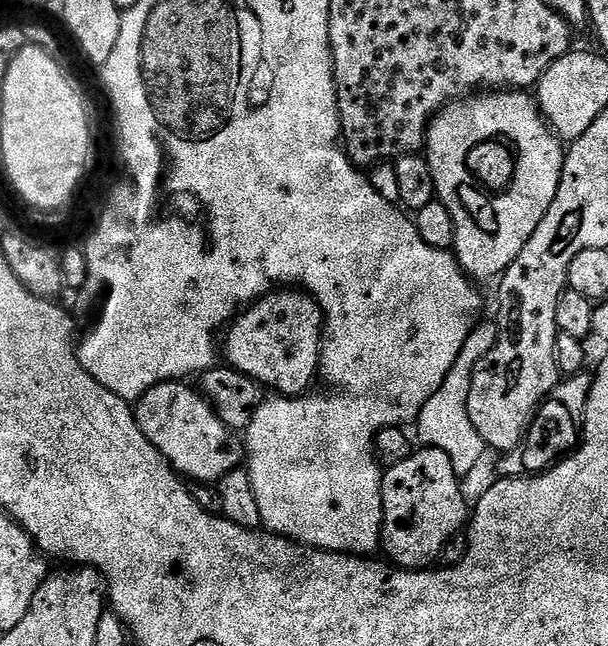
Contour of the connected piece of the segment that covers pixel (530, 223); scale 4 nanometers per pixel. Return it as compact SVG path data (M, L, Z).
M484 90L479 94L469 94L463 98L451 100L433 116L428 123L426 137L426 159L430 166L430 174L434 178L436 199L442 201L446 210L450 210L450 218L454 222L454 255L461 268L468 273L473 281L488 280L499 277L522 254L522 246L530 242L530 234L538 230L538 222L546 218L546 210L550 210L550 202L558 194L558 182L564 169L565 145L559 136L548 127L548 122L540 113L540 106L527 91L524 90Z

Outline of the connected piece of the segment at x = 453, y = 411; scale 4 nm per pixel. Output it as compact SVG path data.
M485 319L477 324L476 329L466 338L462 352L454 358L454 366L450 366L450 374L446 374L446 382L438 386L438 391L426 406L422 406L422 414L414 422L414 429L420 435L420 444L442 450L446 458L450 458L450 466L454 466L457 476L467 478L480 464L480 459L486 453L486 446L474 430L474 422L470 422L468 399L470 398L470 382L474 374L474 366L489 350L496 345L500 333L500 325L495 319Z

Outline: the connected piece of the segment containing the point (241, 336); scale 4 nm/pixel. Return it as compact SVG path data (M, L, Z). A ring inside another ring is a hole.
M288 286L283 290L273 290L259 300L249 303L227 325L223 333L224 356L228 359L225 361L227 367L248 375L258 385L273 388L273 393L282 396L301 396L311 389L308 387L312 383L317 383L320 371L320 337L323 335L324 311L318 306L316 299L308 292Z

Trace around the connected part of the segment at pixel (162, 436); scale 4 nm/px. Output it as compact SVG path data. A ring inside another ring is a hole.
M165 382L146 390L134 404L136 421L142 434L150 438L150 442L168 459L168 463L181 477L189 481L218 482L223 476L230 474L230 470L241 467L246 448L241 437L228 428L207 396L188 384L191 383Z

